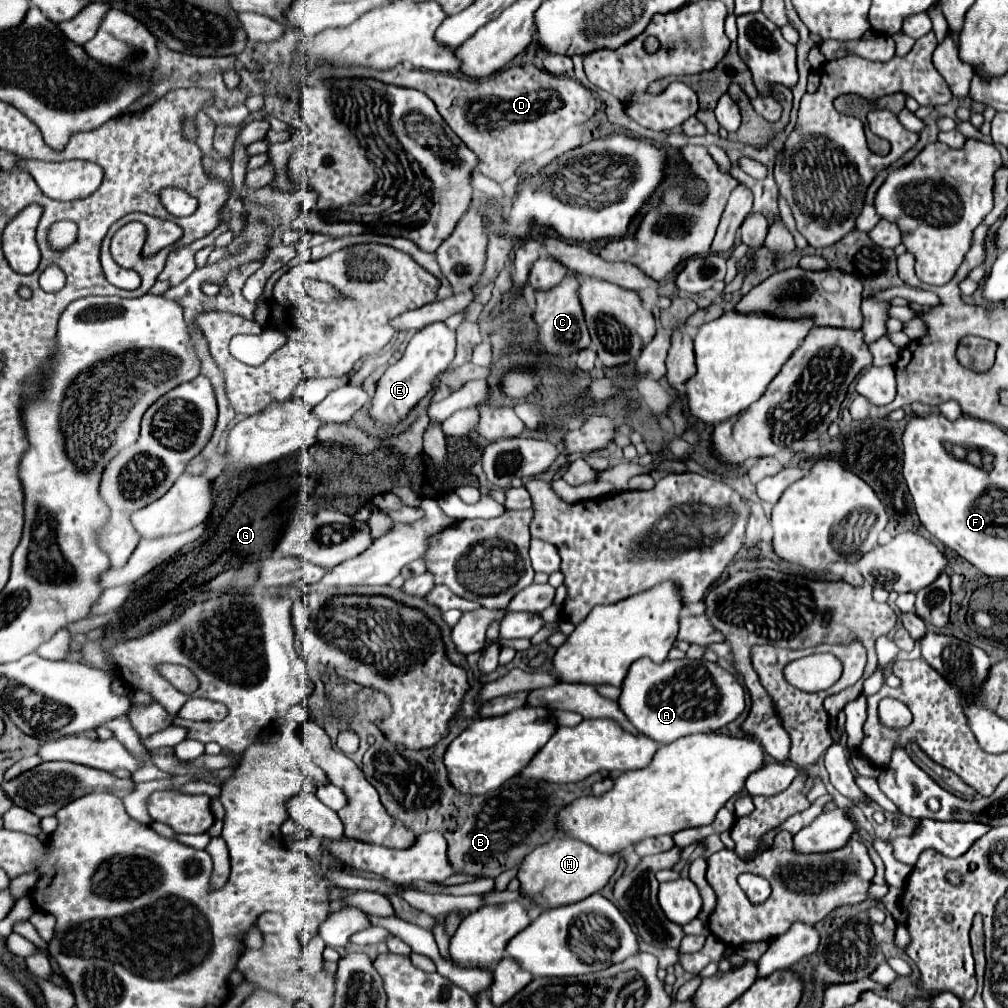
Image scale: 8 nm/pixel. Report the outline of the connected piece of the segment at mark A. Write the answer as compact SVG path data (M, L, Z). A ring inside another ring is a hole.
M646 658L636 660L630 666L626 680L622 682L622 694L618 698L618 704L628 720L642 734L650 736L660 744L668 744L696 732L720 730L722 726L734 722L746 706L744 688L736 680L736 676L720 668L716 662L708 662L704 658L664 660L662 664L654 664Z

